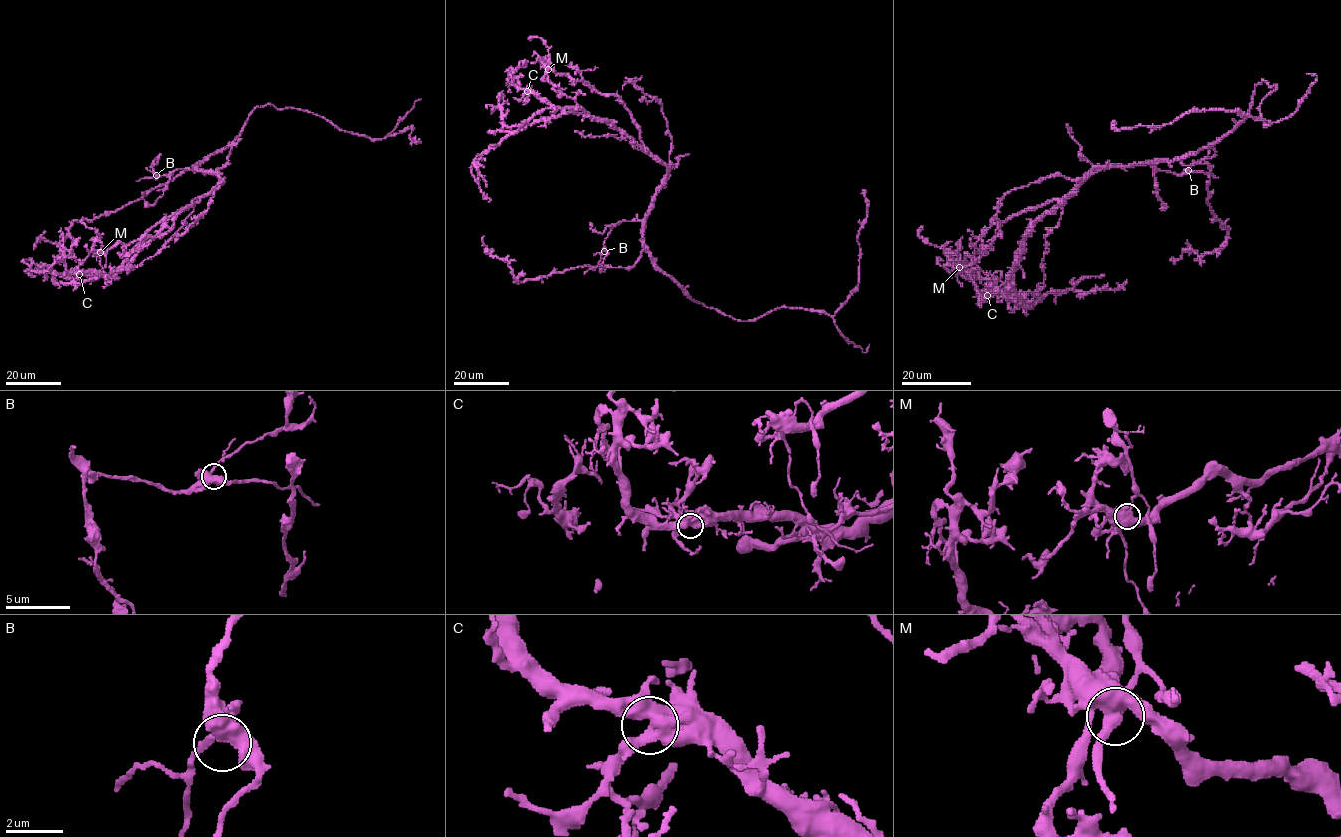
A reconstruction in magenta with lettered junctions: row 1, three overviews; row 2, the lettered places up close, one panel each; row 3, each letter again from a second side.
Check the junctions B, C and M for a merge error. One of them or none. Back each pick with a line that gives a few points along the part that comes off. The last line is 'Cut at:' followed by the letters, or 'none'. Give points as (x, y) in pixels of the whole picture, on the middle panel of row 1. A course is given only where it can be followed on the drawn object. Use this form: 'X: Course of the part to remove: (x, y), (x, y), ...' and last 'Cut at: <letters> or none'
M: Course of the part to remove: (548, 69), (548, 47), (538, 37), (529, 40)
Cut at: M

